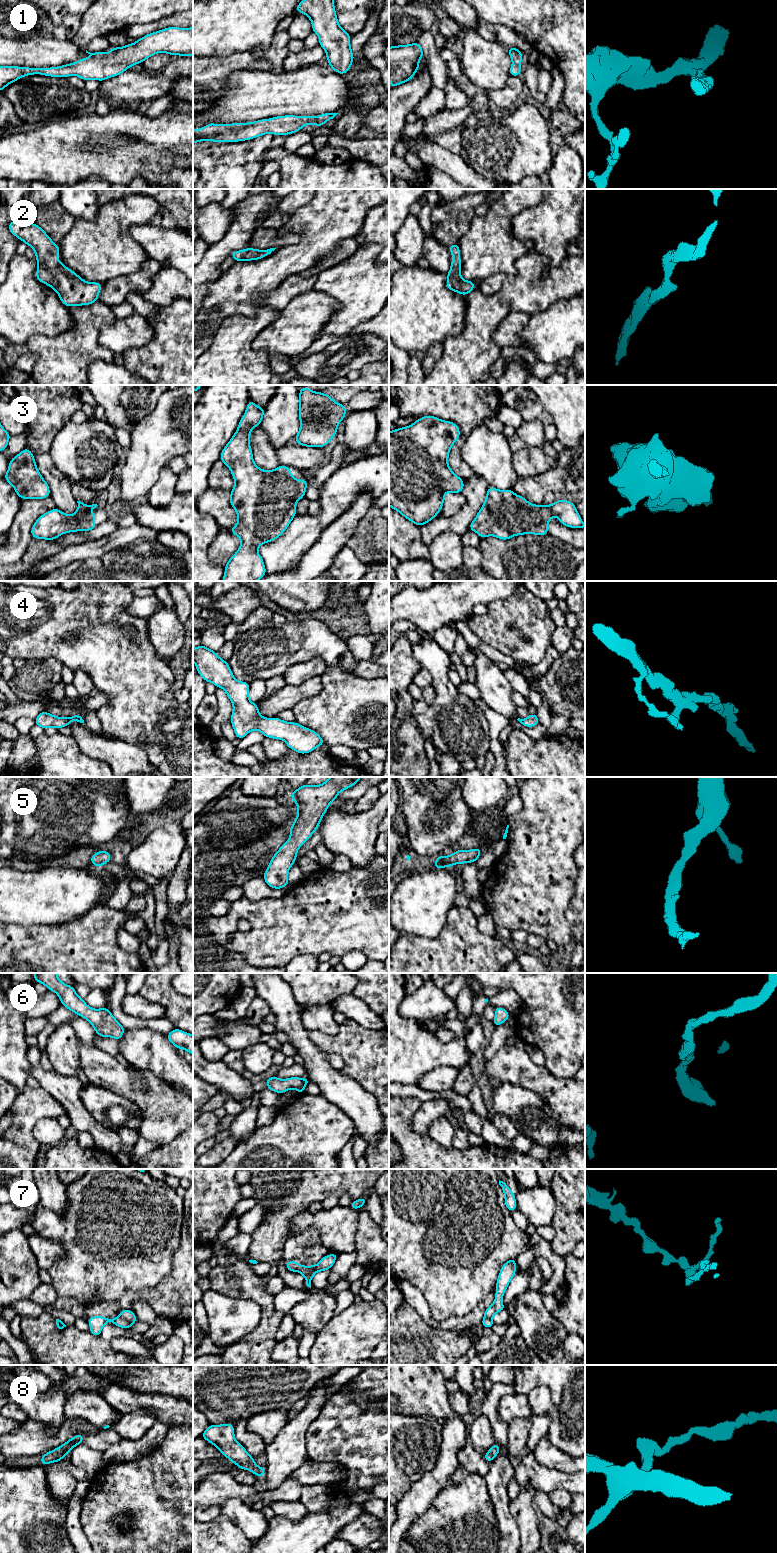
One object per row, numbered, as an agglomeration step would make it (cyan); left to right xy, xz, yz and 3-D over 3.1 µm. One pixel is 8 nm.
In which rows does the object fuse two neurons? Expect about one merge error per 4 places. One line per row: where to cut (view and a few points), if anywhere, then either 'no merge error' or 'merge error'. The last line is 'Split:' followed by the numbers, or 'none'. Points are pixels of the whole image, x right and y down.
1: no cut | no merge error
2: no cut | no merge error
3: no cut | no merge error
4: no cut | no merge error
5: no cut | no merge error
6: no cut | no merge error
7: xz (317, 1264), (305, 1276) | merge error
8: no cut | no merge error
Split: 7

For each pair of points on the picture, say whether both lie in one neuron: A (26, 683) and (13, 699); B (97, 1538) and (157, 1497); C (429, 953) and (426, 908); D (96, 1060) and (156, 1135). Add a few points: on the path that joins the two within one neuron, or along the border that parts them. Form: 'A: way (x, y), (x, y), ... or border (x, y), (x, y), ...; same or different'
A: border (10, 687), (20, 698), (37, 701); different
B: way (101, 1520), (124, 1497), (139, 1497); same
C: border (446, 922), (443, 929), (433, 938), (405, 932); different
D: way (117, 1077), (133, 1086), (156, 1109), (156, 1114); same

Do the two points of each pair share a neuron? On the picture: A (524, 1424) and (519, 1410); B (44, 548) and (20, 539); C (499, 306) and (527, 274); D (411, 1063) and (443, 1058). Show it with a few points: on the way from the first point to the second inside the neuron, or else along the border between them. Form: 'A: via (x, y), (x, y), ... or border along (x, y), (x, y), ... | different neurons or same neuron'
A: border along (530, 1418), (513, 1418), (508, 1423) | different neurons
B: border along (30, 536), (23, 556), (15, 562) | different neurons
C: via (507, 298), (523, 282) | same neuron
D: via (419, 1059), (435, 1059) | same neuron

